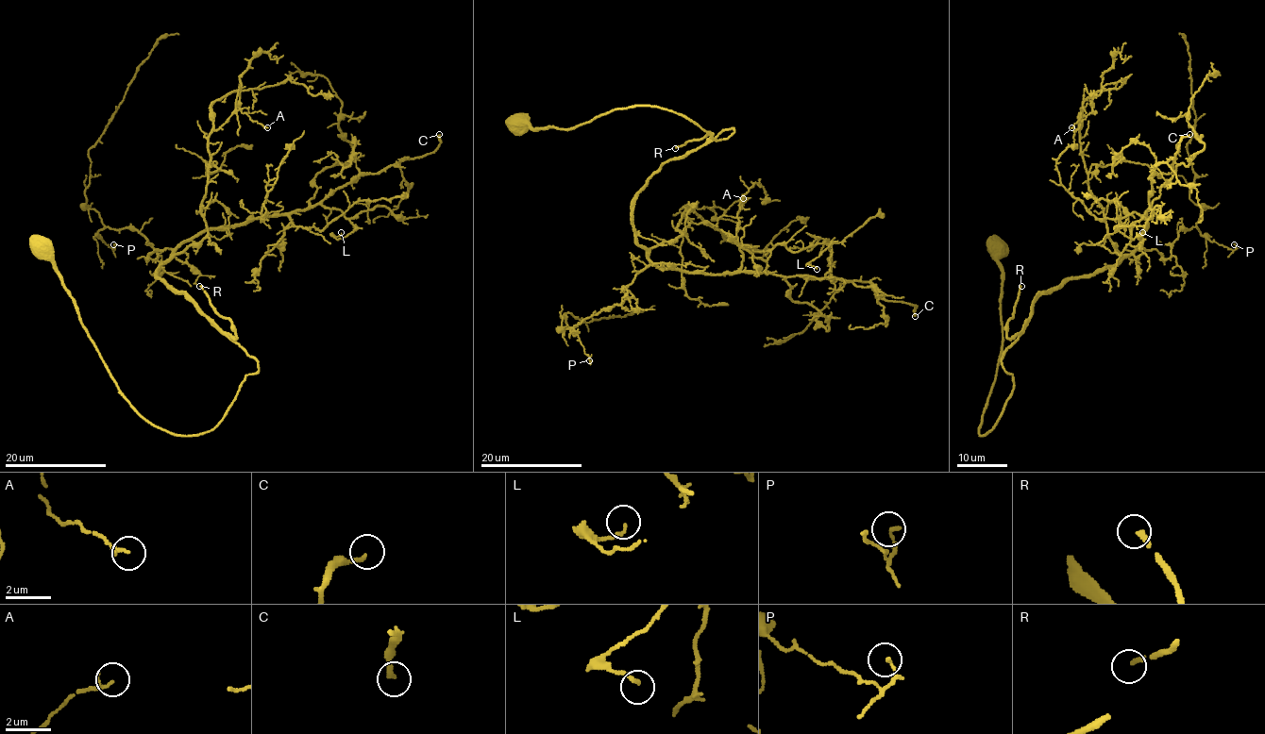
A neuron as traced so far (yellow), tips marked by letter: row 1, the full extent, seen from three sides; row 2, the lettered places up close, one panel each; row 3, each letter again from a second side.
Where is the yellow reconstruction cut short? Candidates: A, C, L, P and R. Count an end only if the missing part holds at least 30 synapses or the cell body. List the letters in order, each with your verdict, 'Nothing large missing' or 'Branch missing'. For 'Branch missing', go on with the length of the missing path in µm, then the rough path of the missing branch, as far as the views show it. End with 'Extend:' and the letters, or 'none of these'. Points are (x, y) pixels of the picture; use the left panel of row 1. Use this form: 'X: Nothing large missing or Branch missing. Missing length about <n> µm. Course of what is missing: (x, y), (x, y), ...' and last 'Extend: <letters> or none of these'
A: Nothing large missing
C: Nothing large missing
L: Nothing large missing
P: Nothing large missing
R: Branch missing. Missing length about 120 µm. Course of what is missing: (199, 286), (162, 172), (191, 135), (294, 89), (234, 77), (239, 56), (222, 81), (261, 81), (266, 95)
Extend: R

